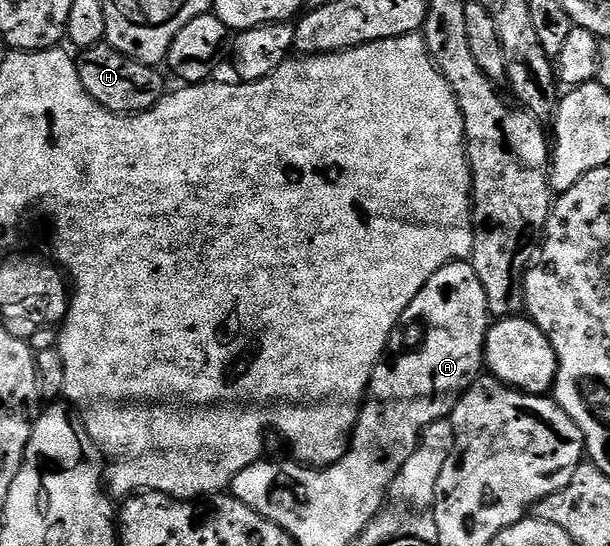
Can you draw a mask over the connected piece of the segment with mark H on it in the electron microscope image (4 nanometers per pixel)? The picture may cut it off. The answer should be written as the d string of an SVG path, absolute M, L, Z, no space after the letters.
M106 41L96 47L83 48L76 59L76 68L89 97L116 115L139 115L166 94L164 79L155 66L126 57L126 53L114 49Z

